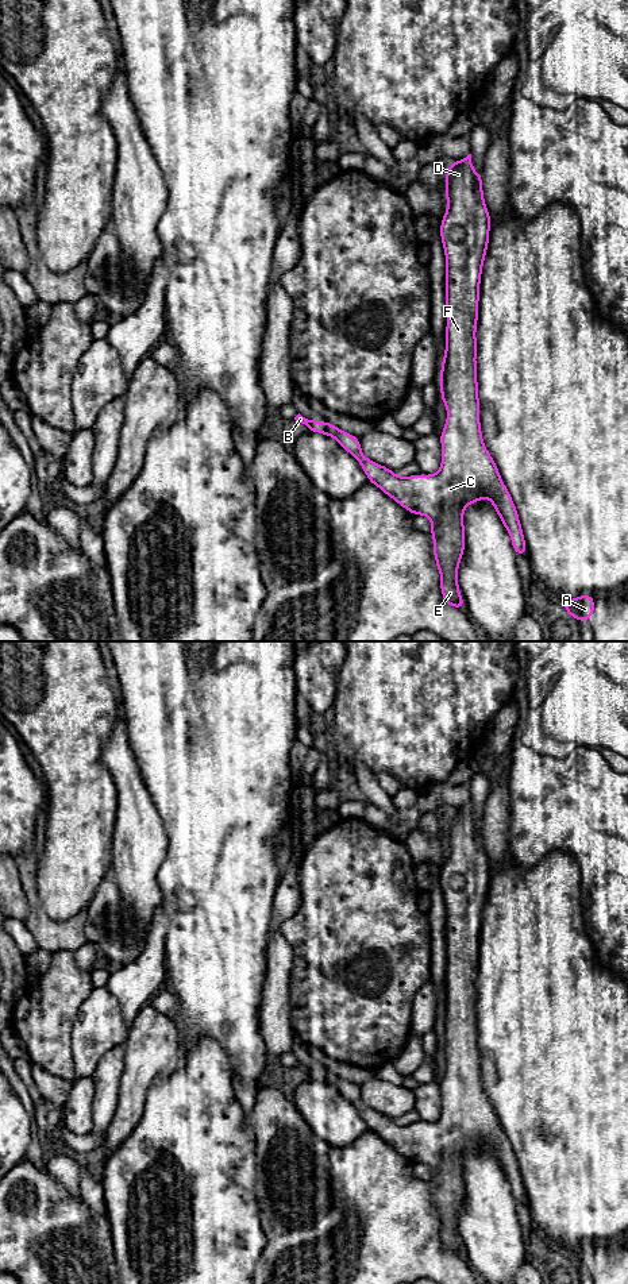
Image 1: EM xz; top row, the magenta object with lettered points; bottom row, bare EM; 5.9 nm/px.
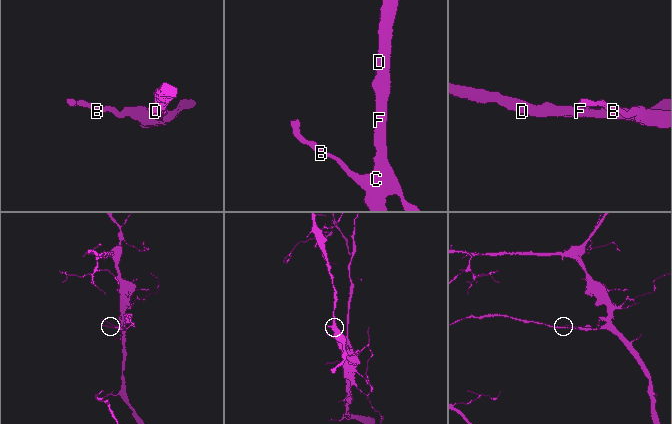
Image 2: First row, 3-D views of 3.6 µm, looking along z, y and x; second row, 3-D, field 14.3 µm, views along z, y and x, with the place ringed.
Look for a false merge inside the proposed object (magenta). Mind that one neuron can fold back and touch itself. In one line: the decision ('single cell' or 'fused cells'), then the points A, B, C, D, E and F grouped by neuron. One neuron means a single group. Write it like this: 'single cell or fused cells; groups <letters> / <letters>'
single cell; groups A B C D E F

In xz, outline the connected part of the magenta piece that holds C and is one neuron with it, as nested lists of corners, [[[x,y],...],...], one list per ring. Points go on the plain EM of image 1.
[[[471,802],[450,811],[446,847],[440,886],[447,914],[447,975],[439,1030],[447,1068],[439,1083],[440,1118],[434,1123],[397,1125],[390,1117],[367,1107],[357,1084],[300,1061],[294,1068],[311,1080],[336,1087],[359,1110],[369,1130],[413,1164],[431,1167],[443,1248],[450,1254],[465,1257],[458,1234],[458,1214],[465,1199],[465,1156],[489,1146],[512,1187],[516,1203],[527,1203],[527,1194],[517,1157],[481,1081],[475,979],[490,863],[482,840],[482,821],[473,818]]]

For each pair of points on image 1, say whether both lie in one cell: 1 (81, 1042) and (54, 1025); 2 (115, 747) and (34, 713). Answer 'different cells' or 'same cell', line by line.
1: different cells
2: different cells

